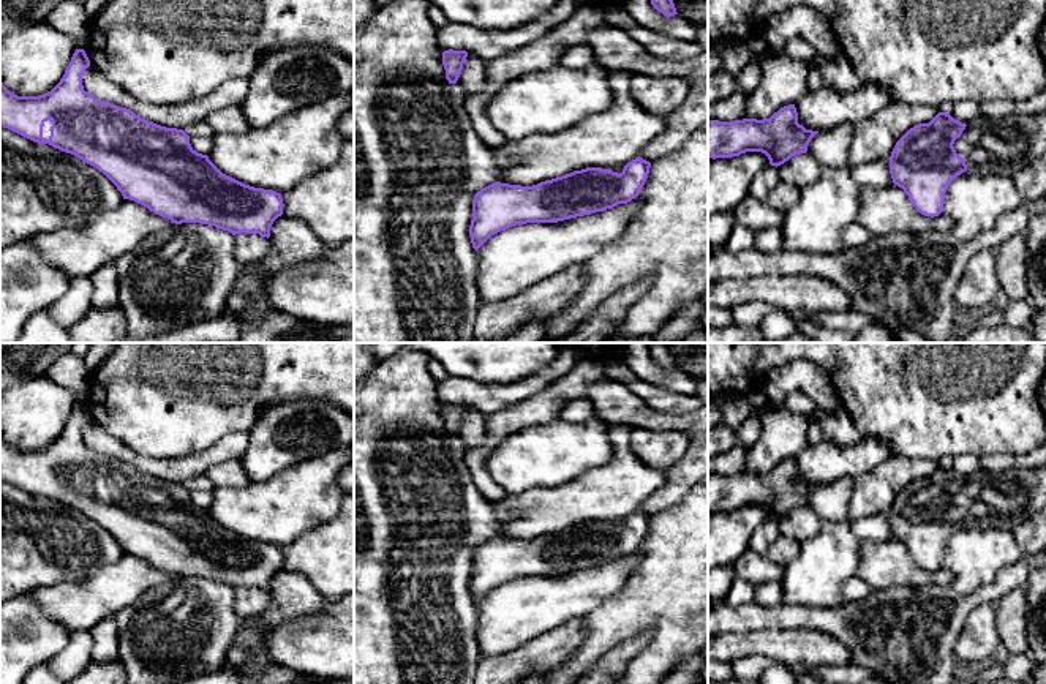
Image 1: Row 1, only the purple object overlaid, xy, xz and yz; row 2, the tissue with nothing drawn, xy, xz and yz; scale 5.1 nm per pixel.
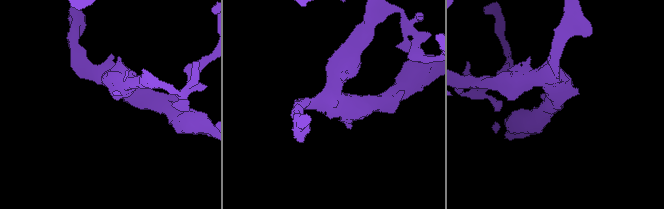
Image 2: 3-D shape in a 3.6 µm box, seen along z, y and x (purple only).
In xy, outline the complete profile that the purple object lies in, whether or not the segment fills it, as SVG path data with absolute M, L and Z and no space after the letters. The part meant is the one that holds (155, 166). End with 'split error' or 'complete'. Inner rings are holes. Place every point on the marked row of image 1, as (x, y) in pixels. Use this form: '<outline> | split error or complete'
M76 49L60 82L40 96L17 96L0 79L0 126L77 156L103 172L123 199L175 224L201 223L232 235L246 232L270 237L273 221L283 215L280 193L254 188L223 174L207 155L191 147L183 130L156 125L126 107L95 98L82 85L88 66L85 51Z | split error

